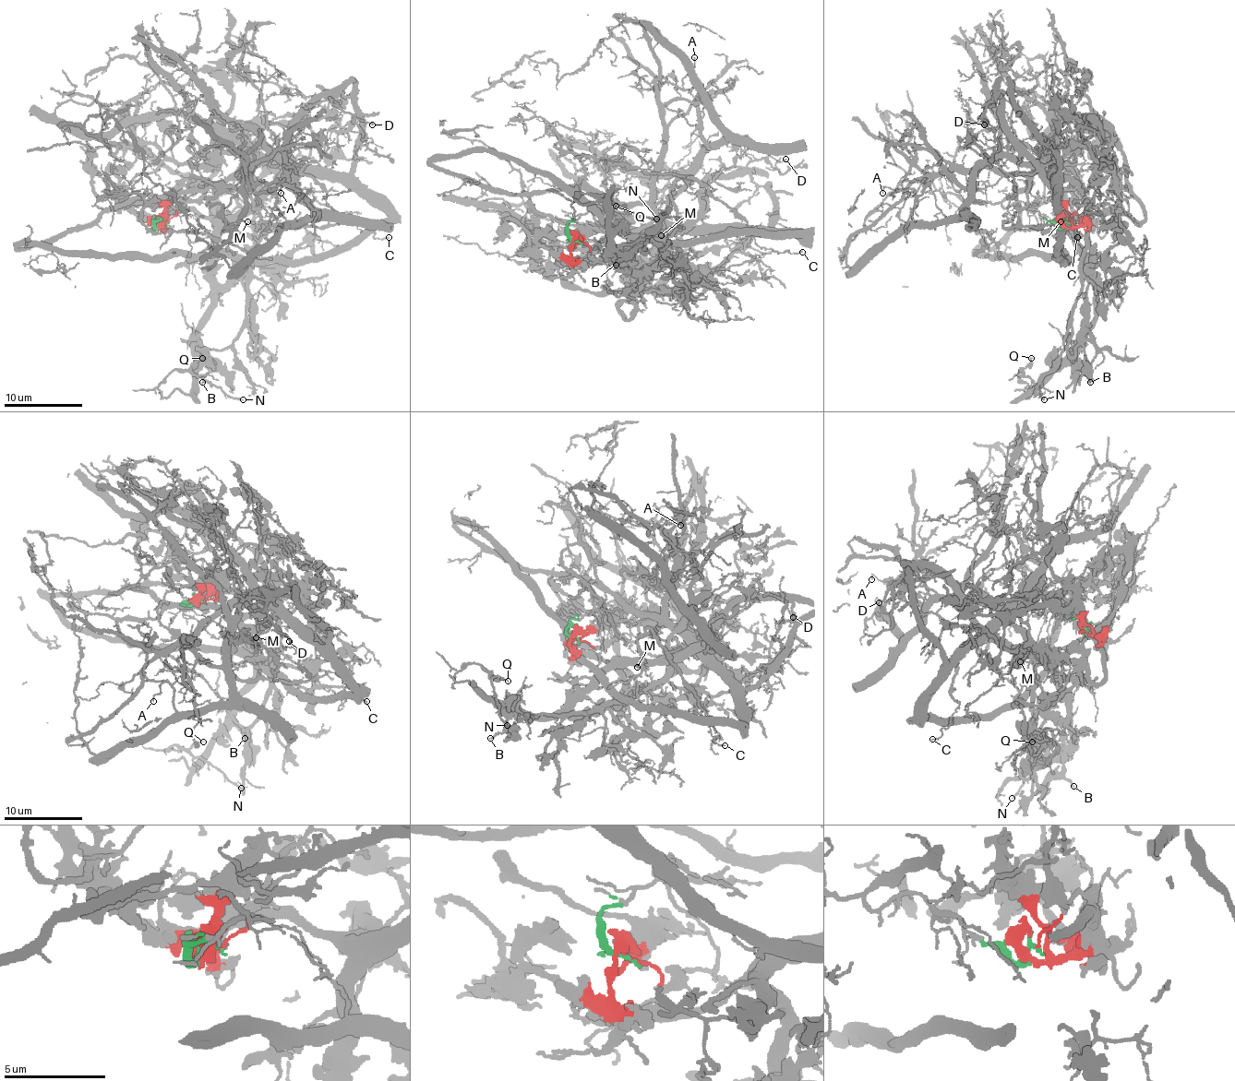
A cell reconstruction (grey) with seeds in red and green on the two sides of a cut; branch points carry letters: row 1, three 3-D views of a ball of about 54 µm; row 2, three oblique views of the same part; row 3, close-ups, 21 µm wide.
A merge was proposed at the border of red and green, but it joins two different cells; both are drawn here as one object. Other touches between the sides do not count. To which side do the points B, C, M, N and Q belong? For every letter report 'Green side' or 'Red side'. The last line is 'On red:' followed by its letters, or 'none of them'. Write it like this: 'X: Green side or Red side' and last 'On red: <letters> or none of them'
B: Red side
C: Green side
M: Green side
N: Red side
Q: Red side
On red: B, N, Q

